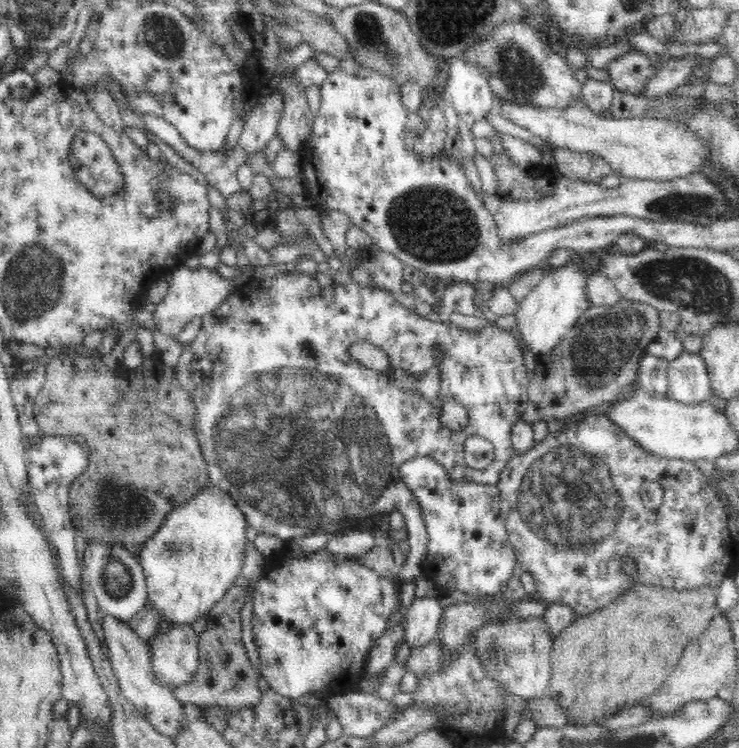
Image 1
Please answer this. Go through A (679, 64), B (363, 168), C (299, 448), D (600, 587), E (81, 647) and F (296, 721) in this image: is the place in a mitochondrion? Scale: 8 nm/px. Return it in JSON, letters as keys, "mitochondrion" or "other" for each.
{"A":"other","B":"other","C":"mitochondrion","D":"other","E":"other","F":"other"}

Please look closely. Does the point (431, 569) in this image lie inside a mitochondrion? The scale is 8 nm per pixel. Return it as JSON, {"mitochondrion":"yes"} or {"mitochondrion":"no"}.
{"mitochondrion":"no"}

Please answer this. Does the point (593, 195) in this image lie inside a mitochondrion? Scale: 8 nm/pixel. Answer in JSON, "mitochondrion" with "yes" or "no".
{"mitochondrion":"no"}

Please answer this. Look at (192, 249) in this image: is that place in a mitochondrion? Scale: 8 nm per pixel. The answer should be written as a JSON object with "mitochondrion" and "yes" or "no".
{"mitochondrion":"no"}

